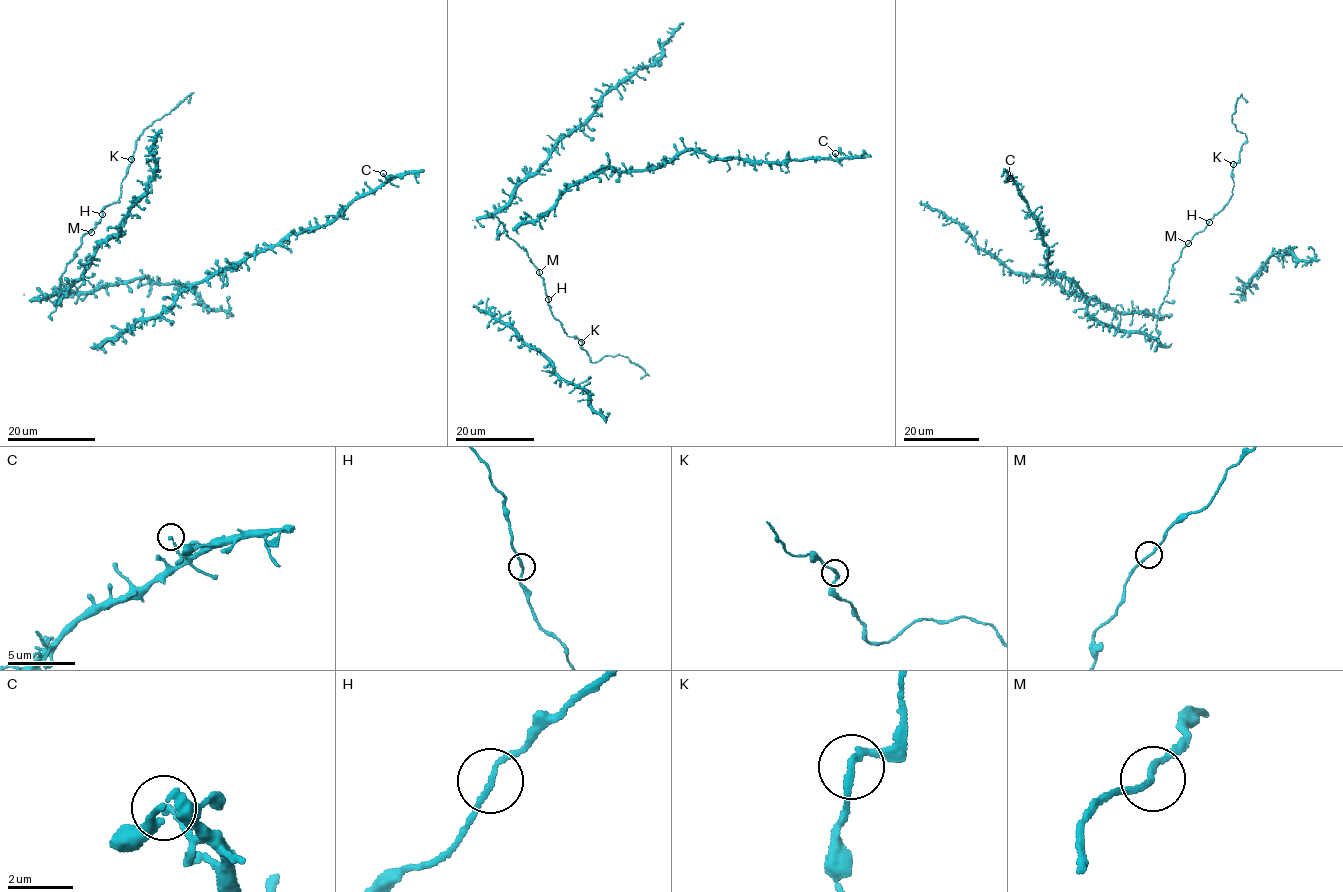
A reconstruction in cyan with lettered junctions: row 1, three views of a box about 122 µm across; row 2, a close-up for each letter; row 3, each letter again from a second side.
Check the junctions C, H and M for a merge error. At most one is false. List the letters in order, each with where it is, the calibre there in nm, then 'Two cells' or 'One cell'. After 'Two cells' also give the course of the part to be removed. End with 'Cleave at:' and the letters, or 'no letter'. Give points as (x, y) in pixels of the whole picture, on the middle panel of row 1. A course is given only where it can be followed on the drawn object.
C: Place: (835, 153). Thickness 180 nm. One cell
H: Place: (548, 299). Thickness 160 nm. One cell
M: Place: (539, 272). Thickness 160 nm. One cell
Cleave at: no letter

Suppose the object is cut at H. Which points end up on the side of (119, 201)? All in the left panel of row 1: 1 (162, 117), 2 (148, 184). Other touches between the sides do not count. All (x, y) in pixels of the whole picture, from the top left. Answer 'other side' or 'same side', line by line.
1: same side
2: other side

